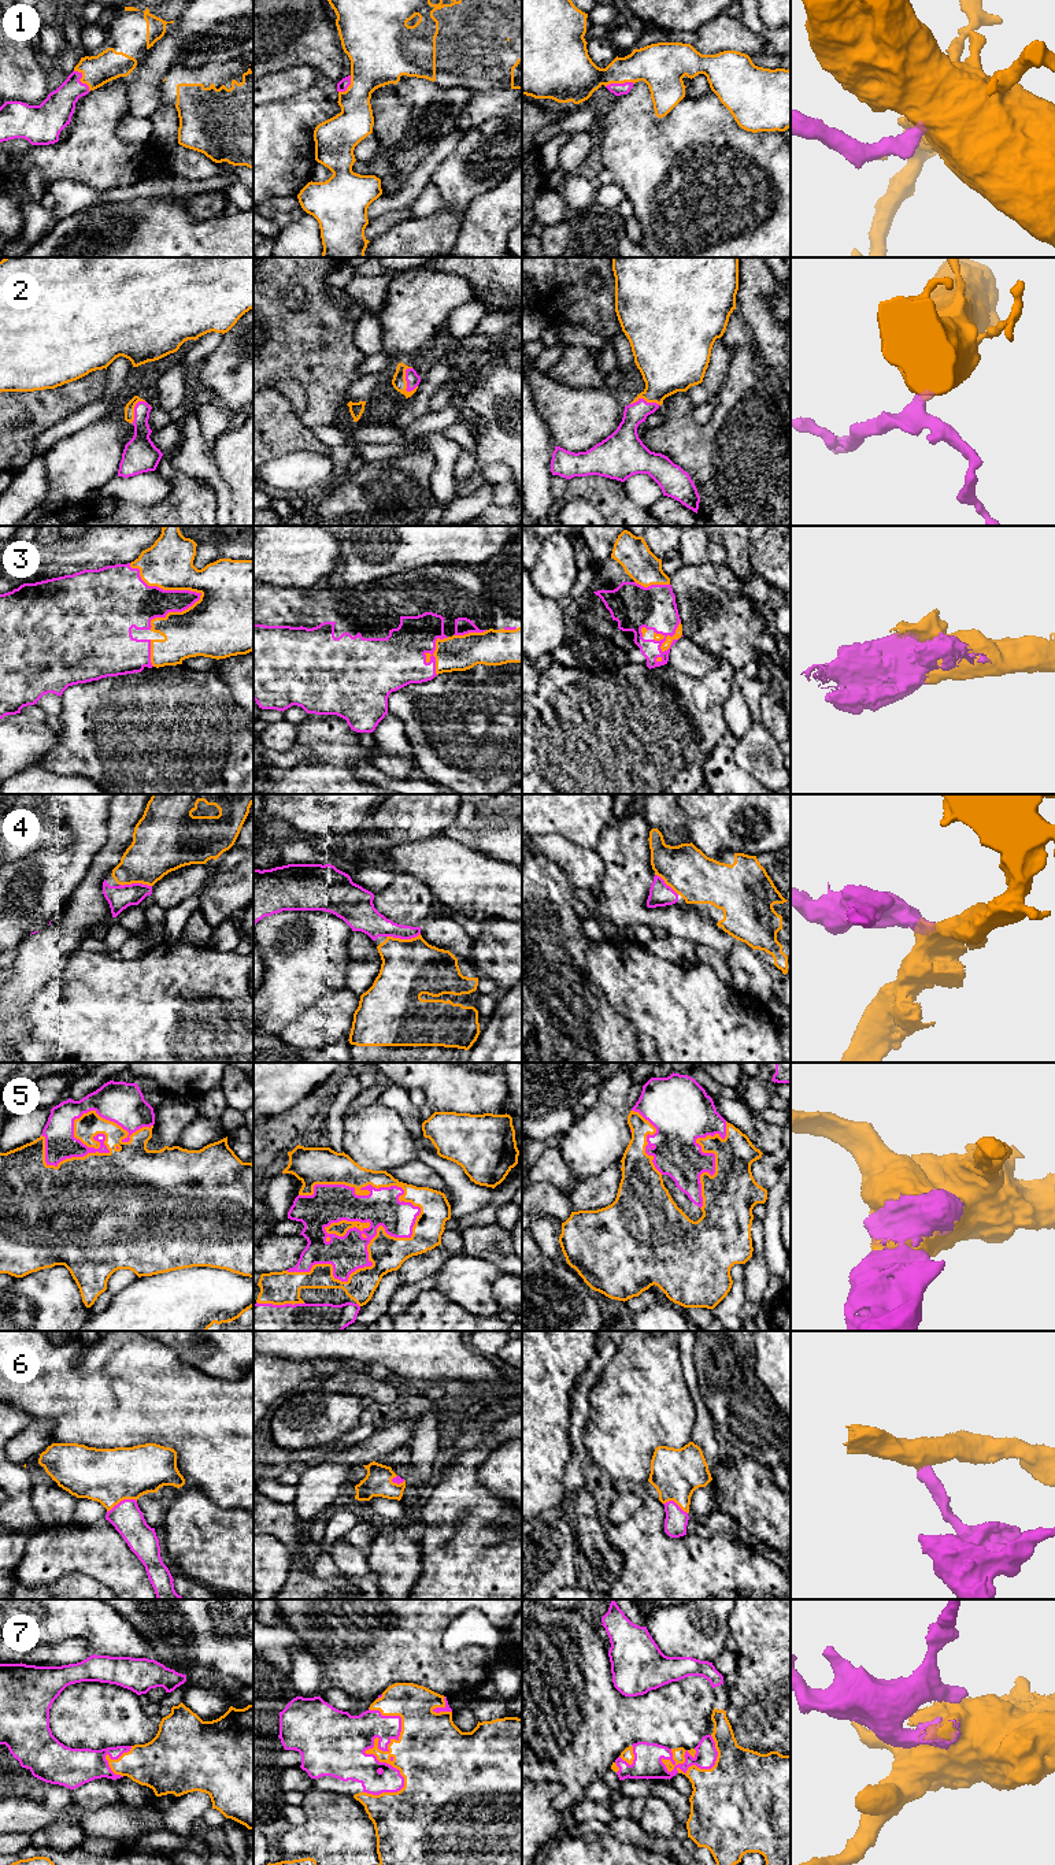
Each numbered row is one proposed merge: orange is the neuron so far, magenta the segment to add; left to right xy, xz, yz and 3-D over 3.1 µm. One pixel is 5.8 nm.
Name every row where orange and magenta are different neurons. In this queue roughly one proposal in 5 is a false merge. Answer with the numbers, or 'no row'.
no row

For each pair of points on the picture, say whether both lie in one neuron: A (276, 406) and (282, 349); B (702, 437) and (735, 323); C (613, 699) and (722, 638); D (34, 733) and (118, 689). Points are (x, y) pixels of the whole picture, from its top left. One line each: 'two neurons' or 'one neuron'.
A: two neurons
B: one neuron
C: two neurons
D: two neurons

